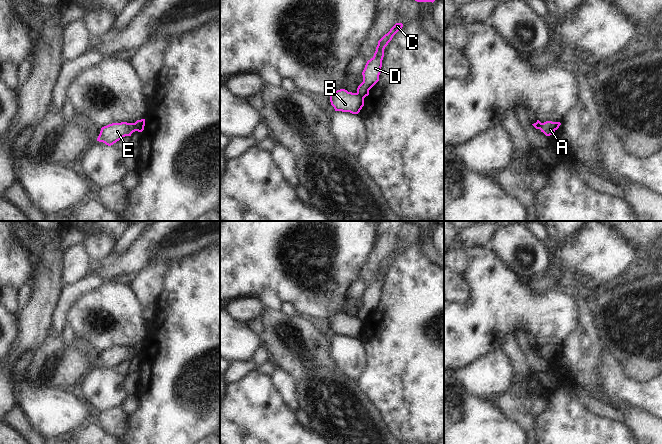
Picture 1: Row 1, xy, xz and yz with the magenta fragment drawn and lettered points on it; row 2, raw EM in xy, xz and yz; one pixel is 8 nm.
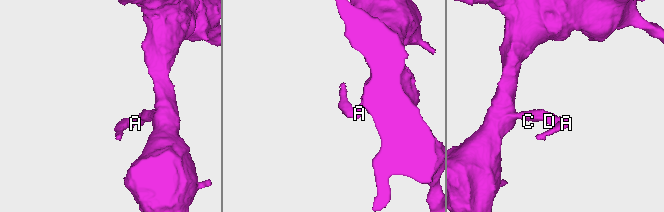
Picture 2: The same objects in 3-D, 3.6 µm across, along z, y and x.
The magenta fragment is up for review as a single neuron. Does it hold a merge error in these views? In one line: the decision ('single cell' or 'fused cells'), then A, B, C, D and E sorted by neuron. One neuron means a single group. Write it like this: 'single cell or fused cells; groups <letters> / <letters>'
fused cells; groups A B E / C D

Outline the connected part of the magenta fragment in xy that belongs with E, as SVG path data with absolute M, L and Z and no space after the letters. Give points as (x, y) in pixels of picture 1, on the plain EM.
M112 347L101 352L97 365L111 370L123 361L131 360L133 356L135 356L133 347Z

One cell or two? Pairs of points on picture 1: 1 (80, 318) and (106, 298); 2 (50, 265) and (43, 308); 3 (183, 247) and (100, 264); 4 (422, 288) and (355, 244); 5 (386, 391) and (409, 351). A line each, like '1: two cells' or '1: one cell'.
1: one cell
2: one cell
3: one cell
4: two cells
5: one cell

